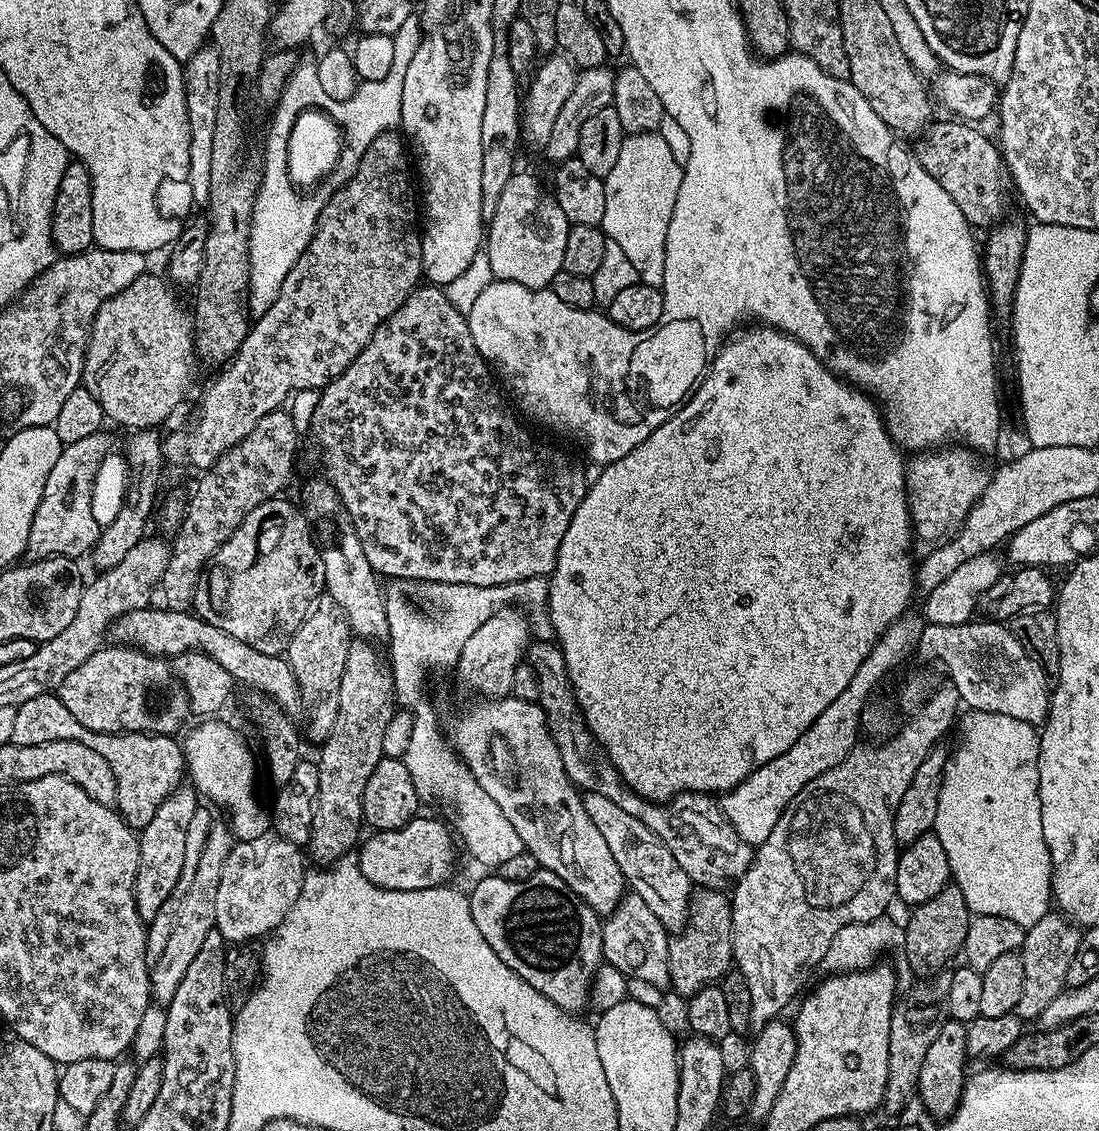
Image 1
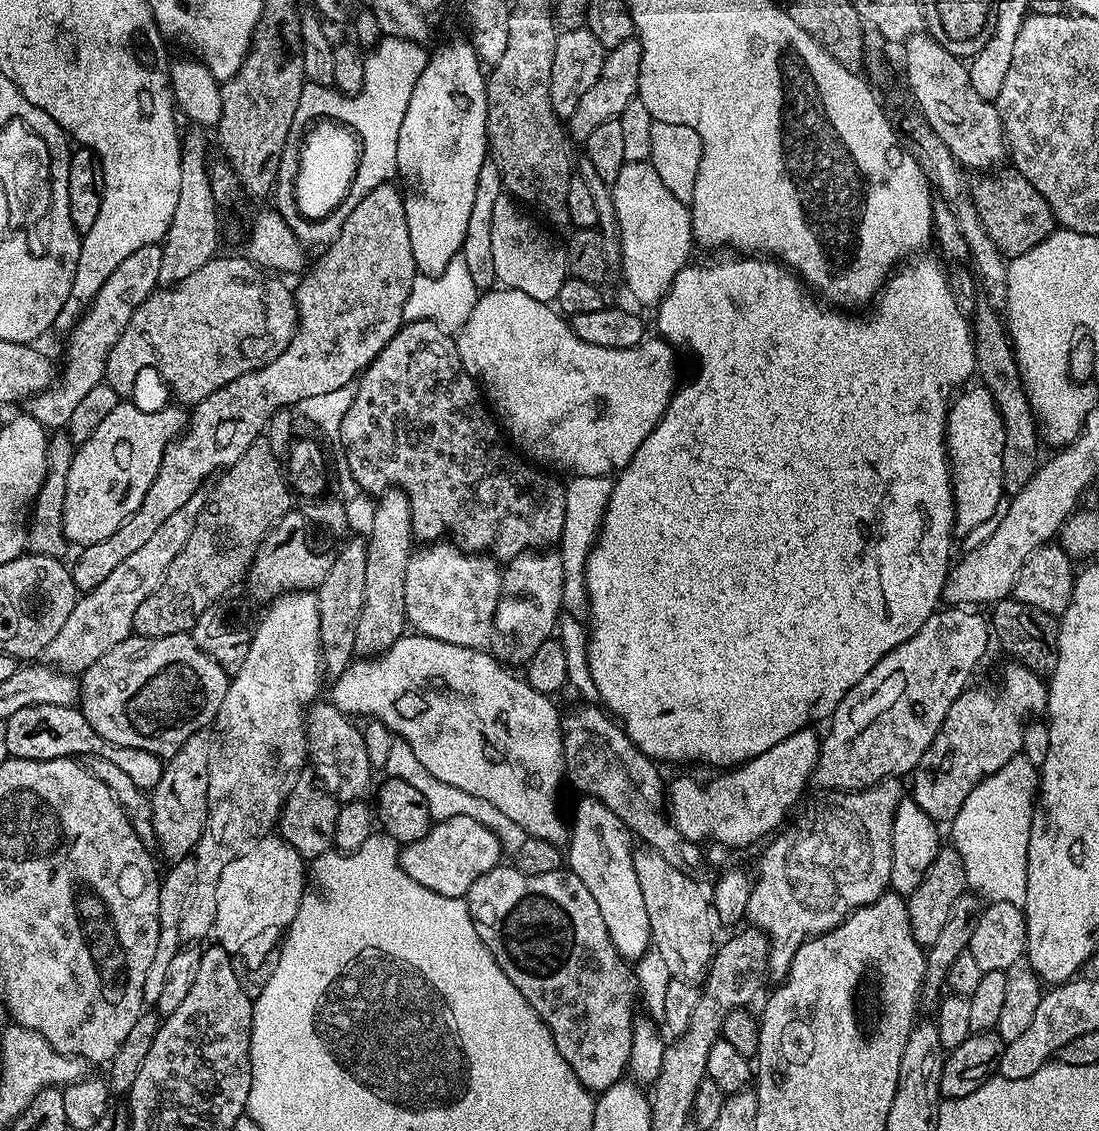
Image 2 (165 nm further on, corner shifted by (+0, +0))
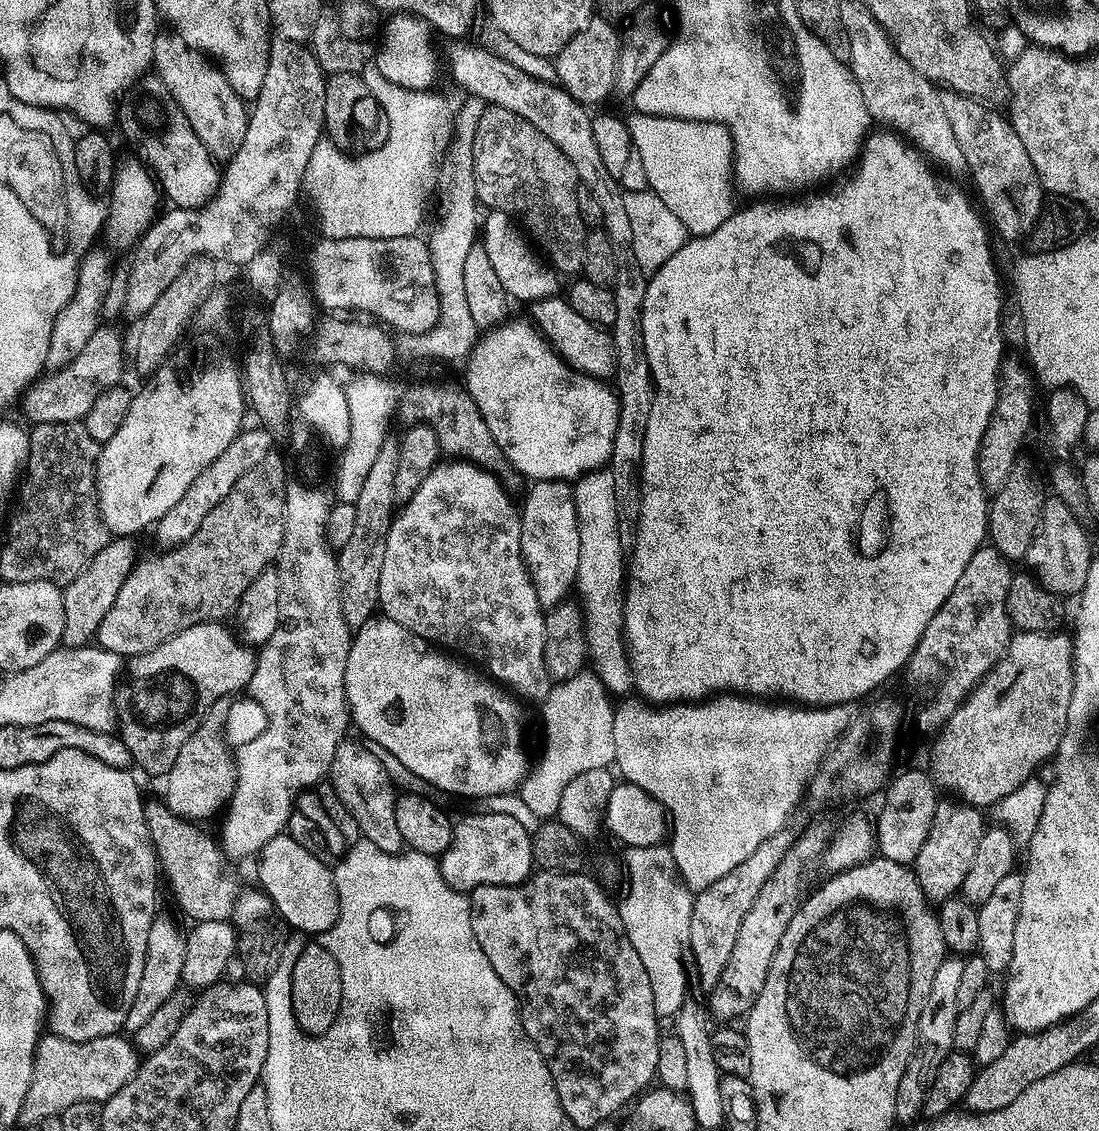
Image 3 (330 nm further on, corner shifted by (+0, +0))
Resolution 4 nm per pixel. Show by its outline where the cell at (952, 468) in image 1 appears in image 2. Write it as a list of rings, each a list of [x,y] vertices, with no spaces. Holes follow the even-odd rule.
[[[976,382],[973,388],[968,388],[957,400],[951,401],[948,410],[948,421],[944,438],[948,446],[948,458],[952,473],[952,495],[956,505],[955,531],[960,534],[973,530],[996,512],[1000,499],[1006,496],[1003,480],[1002,450],[1006,434],[1003,433],[1003,418],[999,413],[994,395],[984,383]]]

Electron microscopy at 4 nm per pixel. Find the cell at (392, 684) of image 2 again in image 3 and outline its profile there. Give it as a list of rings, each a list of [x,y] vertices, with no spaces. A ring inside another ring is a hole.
[[[373,615],[371,620],[367,620],[364,625],[355,629],[350,654],[346,658],[346,682],[344,685],[346,686],[350,720],[355,727],[357,724],[365,732],[365,737],[368,740],[378,742],[378,746],[386,746],[386,750],[390,750],[390,754],[394,754],[394,758],[398,758],[398,762],[402,762],[402,766],[406,766],[406,770],[410,770],[416,775],[417,781],[425,780],[426,783],[433,784],[438,791],[449,792],[452,796],[472,796],[471,798],[500,796],[503,792],[509,791],[512,785],[508,784],[514,784],[514,786],[523,784],[525,777],[530,772],[528,756],[524,753],[524,712],[520,709],[521,701],[509,695],[499,683],[493,682],[487,675],[479,676],[475,672],[475,670],[477,671],[475,667],[469,666],[467,663],[459,664],[459,662],[464,663],[443,651],[430,650],[428,641],[418,634],[398,626],[398,622],[394,622],[388,616]]]

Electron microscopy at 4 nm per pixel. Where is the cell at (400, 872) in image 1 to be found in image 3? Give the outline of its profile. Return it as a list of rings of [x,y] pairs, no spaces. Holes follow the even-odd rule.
[[[473,811],[472,816],[457,819],[452,826],[450,846],[438,858],[440,873],[454,890],[471,894],[483,884],[523,884],[533,875],[529,832],[510,814]]]

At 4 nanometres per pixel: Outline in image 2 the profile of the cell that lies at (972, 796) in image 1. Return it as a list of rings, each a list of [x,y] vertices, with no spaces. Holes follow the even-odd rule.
[[[1017,754],[994,774],[984,777],[972,787],[962,802],[958,814],[950,822],[952,828],[951,847],[962,858],[966,870],[968,888],[976,896],[988,902],[1010,902],[1023,905],[1026,902],[1026,862],[1030,846],[1032,813],[1038,800],[1038,768],[1023,754]]]

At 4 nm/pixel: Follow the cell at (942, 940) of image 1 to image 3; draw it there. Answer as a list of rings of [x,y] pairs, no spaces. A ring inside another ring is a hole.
[[[963,802],[948,803],[952,804],[937,803],[934,822],[930,822],[930,834],[926,834],[926,842],[922,842],[922,850],[918,850],[914,865],[916,881],[922,894],[936,906],[953,899],[961,891],[969,867],[973,865],[979,840],[986,829],[985,813],[981,809]]]

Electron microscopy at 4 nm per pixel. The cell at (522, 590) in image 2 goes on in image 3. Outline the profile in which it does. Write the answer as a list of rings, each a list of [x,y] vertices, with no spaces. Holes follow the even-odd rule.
[[[536,482],[524,496],[520,514],[520,541],[524,565],[538,594],[540,607],[547,610],[563,604],[573,591],[578,574],[578,518],[572,484]]]

